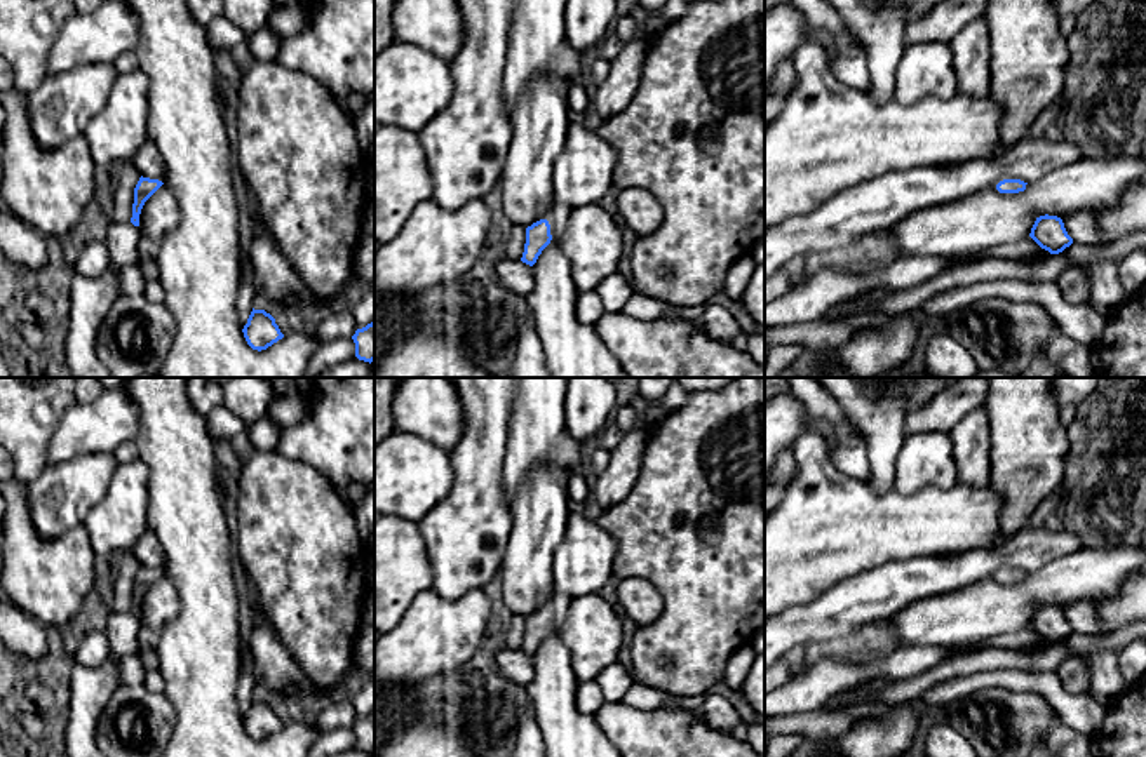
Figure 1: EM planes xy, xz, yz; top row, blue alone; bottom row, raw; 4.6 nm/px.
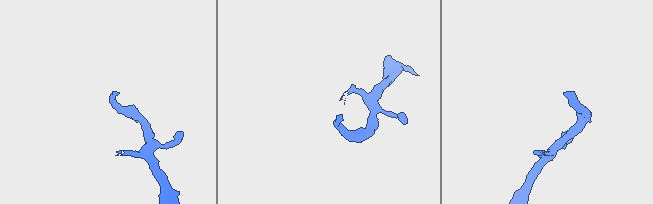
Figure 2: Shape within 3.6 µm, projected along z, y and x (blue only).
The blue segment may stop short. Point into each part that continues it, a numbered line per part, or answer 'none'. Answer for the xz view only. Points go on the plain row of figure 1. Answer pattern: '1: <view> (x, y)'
1: xz (558, 606)

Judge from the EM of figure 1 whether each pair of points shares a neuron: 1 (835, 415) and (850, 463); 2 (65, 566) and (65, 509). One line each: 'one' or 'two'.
1: one
2: two

